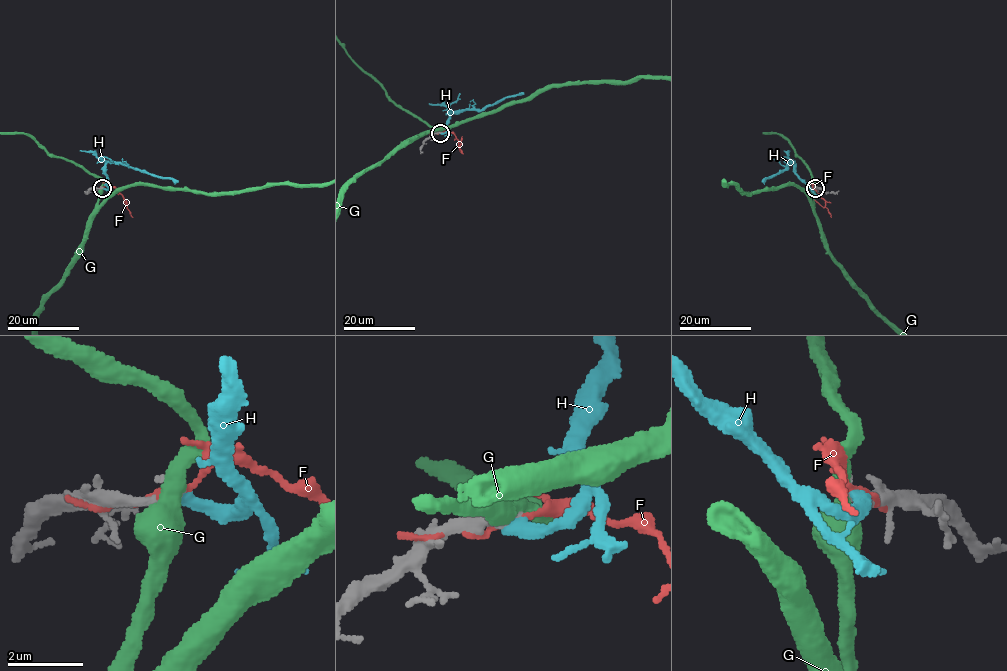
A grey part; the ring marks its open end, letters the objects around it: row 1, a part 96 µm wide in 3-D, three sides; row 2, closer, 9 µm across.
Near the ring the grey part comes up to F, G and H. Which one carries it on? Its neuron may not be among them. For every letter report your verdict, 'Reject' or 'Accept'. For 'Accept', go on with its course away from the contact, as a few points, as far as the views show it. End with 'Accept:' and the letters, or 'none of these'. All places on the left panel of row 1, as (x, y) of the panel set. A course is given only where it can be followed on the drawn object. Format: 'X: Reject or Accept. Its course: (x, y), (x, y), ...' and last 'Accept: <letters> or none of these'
F: Reject
G: Reject
H: Accept. Its course: (101, 187), (108, 188), (108, 162), (119, 162), (178, 181)
Accept: H

